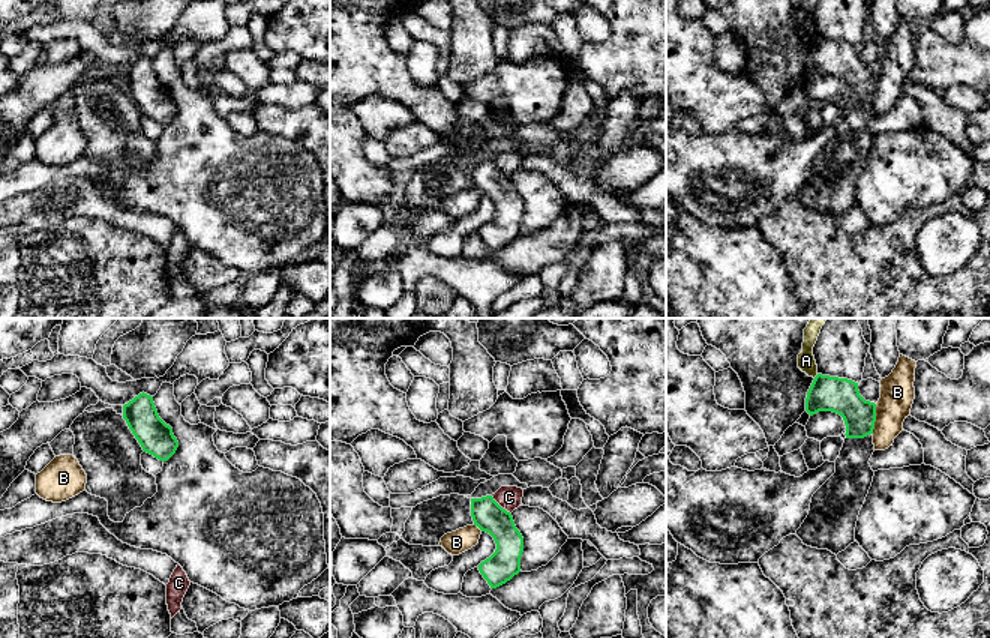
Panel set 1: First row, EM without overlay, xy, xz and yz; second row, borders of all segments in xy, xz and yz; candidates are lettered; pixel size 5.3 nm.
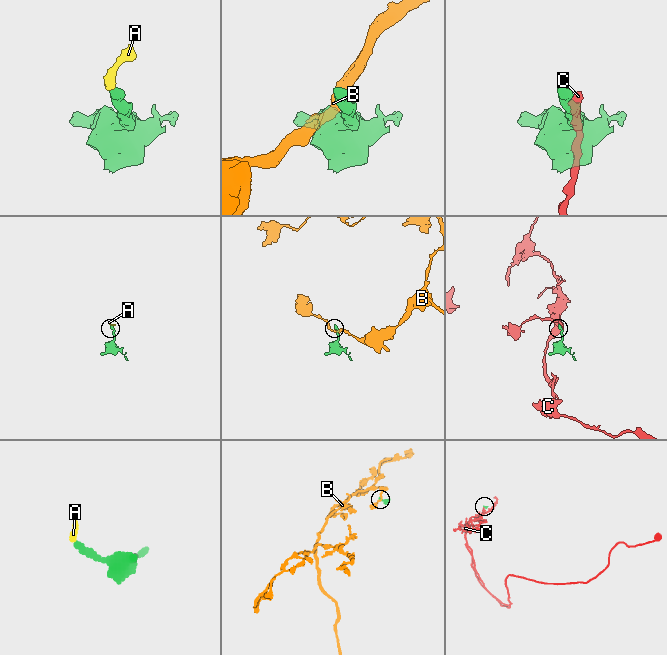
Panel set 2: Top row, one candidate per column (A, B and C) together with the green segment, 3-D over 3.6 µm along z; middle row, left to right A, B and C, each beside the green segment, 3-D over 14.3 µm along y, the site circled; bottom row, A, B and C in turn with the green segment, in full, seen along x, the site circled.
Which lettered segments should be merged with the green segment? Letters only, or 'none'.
none

